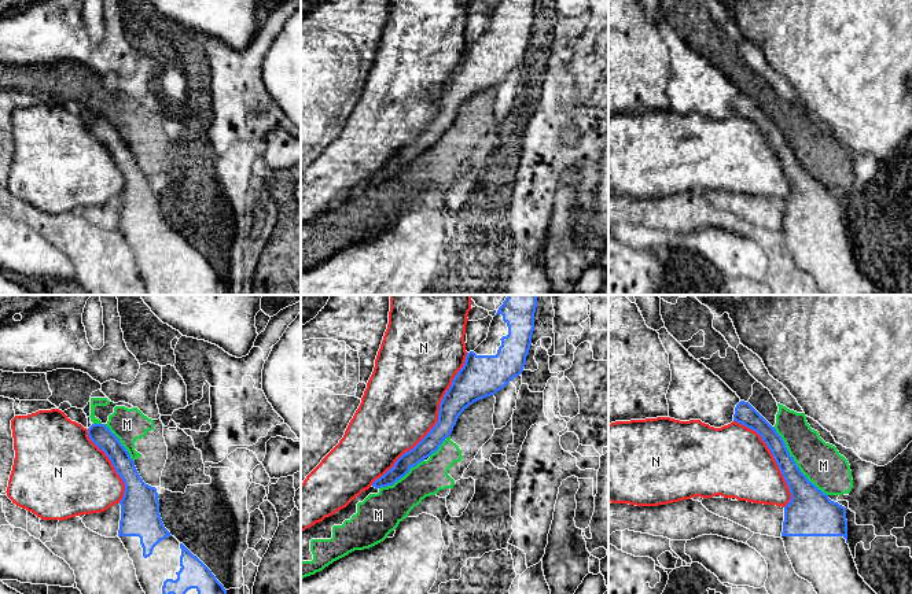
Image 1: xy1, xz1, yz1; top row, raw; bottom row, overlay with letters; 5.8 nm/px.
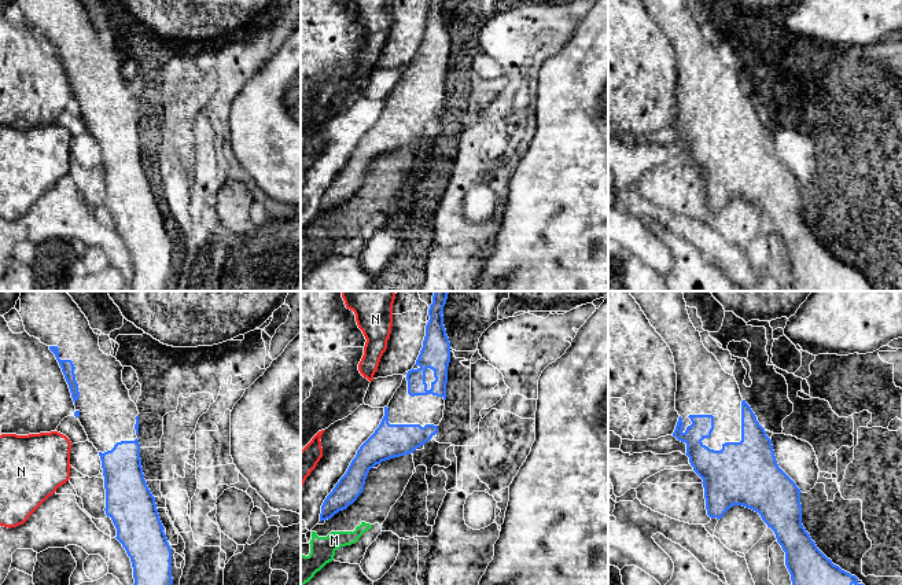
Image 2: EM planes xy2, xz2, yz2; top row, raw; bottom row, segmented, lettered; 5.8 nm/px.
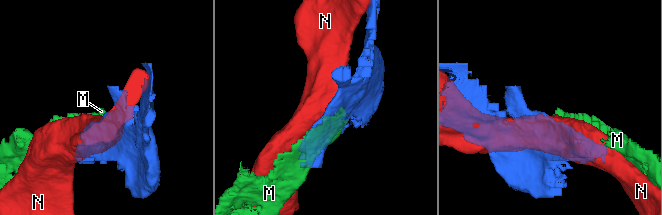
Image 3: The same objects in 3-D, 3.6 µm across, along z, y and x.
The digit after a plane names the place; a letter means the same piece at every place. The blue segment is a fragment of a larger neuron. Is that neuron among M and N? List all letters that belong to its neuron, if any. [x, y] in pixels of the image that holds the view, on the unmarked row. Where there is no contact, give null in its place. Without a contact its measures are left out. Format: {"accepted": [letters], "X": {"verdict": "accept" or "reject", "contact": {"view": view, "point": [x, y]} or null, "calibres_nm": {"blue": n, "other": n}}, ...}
{"accepted": [], "M": {"verdict": "reject", "contact": {"view": "yz1", "point": [794, 155]}, "calibres_nm": {"blue": 200, "other": 240}}, "N": {"verdict": "reject", "contact": {"view": "xz1", "point": [437, 114]}, "calibres_nm": {"blue": 180, "other": 460}}}

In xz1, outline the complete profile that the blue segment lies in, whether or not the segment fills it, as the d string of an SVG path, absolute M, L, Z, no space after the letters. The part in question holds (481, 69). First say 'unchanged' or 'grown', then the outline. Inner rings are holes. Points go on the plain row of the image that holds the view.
grown; M499 0L488 30L467 45L463 60L445 85L438 114L409 144L404 145L383 169L372 176L382 181L393 178L411 161L435 145L451 129L459 108L474 95L494 88L523 64L532 38L536 0Z

